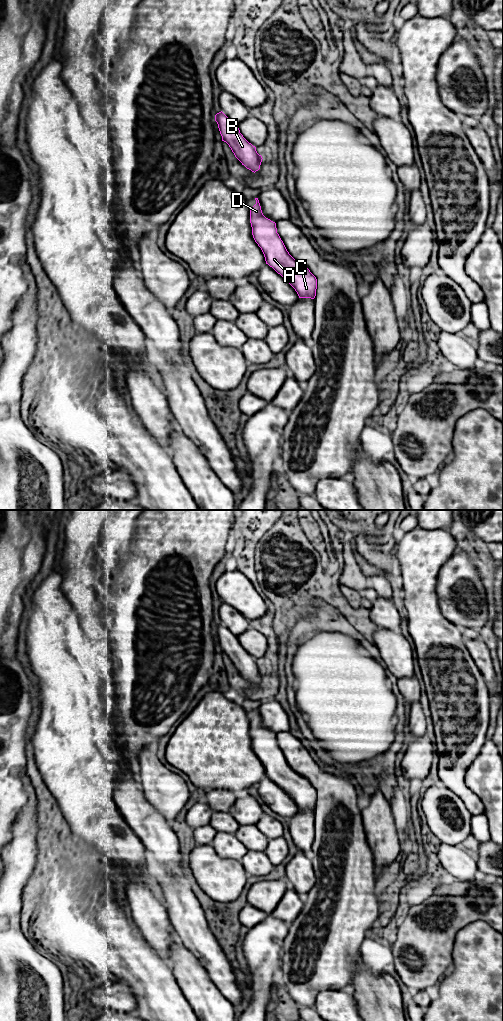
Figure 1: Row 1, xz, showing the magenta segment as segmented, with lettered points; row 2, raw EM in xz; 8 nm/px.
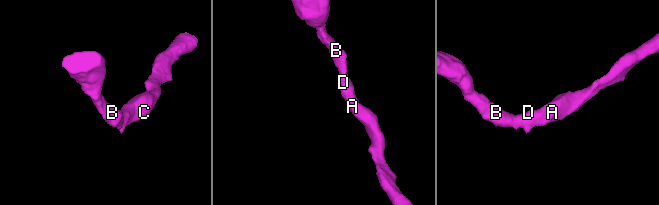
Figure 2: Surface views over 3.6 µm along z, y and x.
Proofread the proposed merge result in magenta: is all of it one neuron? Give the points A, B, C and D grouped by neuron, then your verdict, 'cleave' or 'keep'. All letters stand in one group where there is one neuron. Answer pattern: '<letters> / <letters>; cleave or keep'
A B C D; keep

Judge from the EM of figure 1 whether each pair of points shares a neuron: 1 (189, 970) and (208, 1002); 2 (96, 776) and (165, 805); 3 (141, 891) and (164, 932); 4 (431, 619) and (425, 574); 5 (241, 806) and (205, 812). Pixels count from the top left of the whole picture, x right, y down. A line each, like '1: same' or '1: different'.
1: same
2: different
3: same
4: same
5: same

